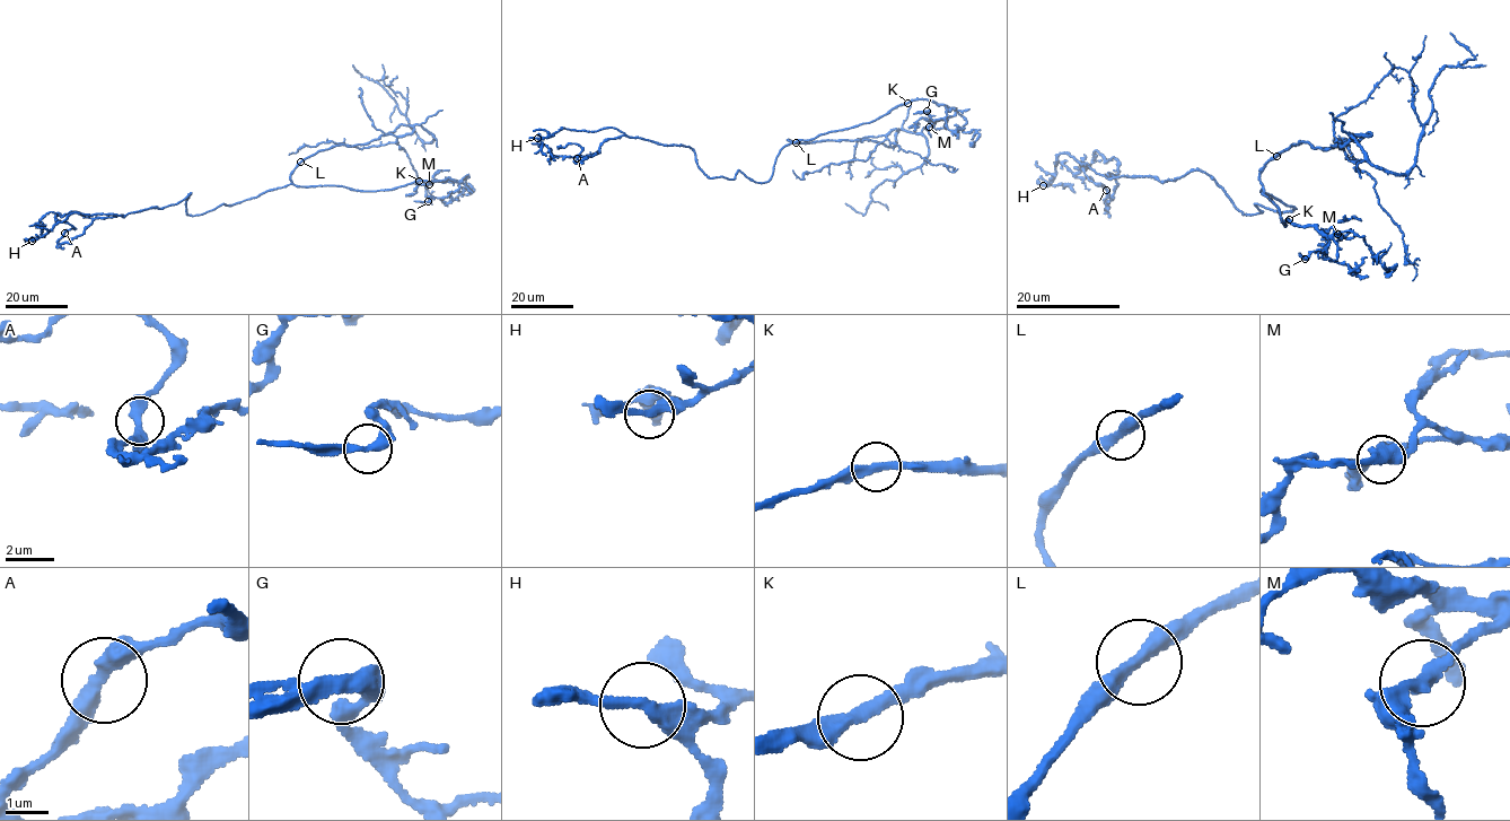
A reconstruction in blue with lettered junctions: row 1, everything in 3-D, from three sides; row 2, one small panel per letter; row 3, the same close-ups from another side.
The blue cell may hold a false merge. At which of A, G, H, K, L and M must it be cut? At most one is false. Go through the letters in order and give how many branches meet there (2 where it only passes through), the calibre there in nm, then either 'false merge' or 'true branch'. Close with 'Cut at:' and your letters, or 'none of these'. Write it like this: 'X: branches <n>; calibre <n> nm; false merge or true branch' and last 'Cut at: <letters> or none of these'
A: branches 2; calibre 340 nm; true branch
G: branches 2; calibre 360 nm; true branch
H: branches 2; calibre 320 nm; true branch
K: branches 2; calibre 320 nm; true branch
L: branches 2; calibre 320 nm; true branch
M: branches 2; calibre 300 nm; true branch
Cut at: none of these

